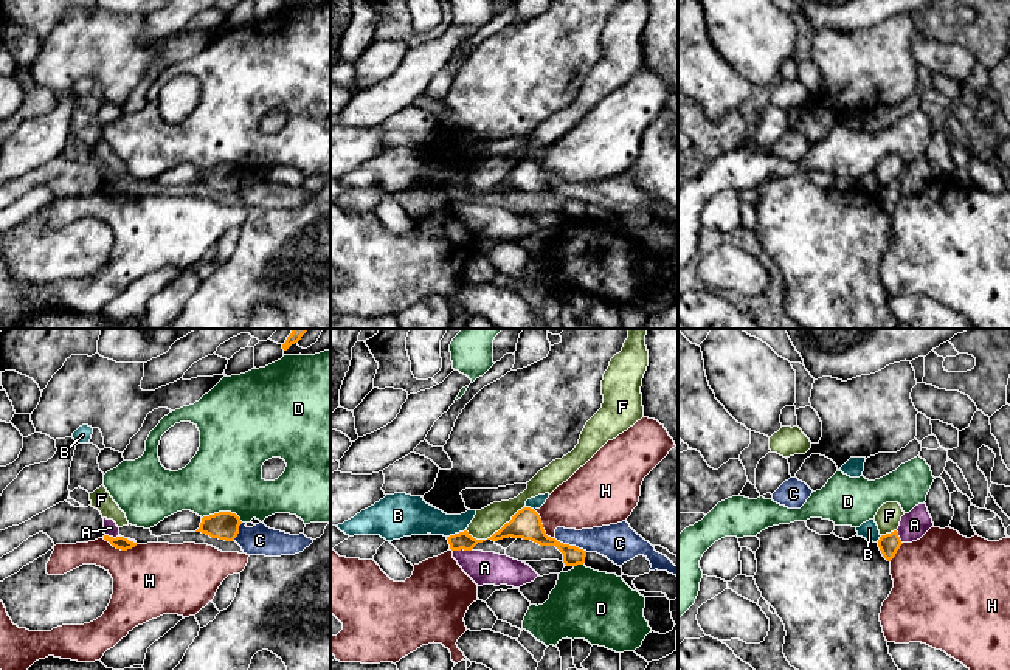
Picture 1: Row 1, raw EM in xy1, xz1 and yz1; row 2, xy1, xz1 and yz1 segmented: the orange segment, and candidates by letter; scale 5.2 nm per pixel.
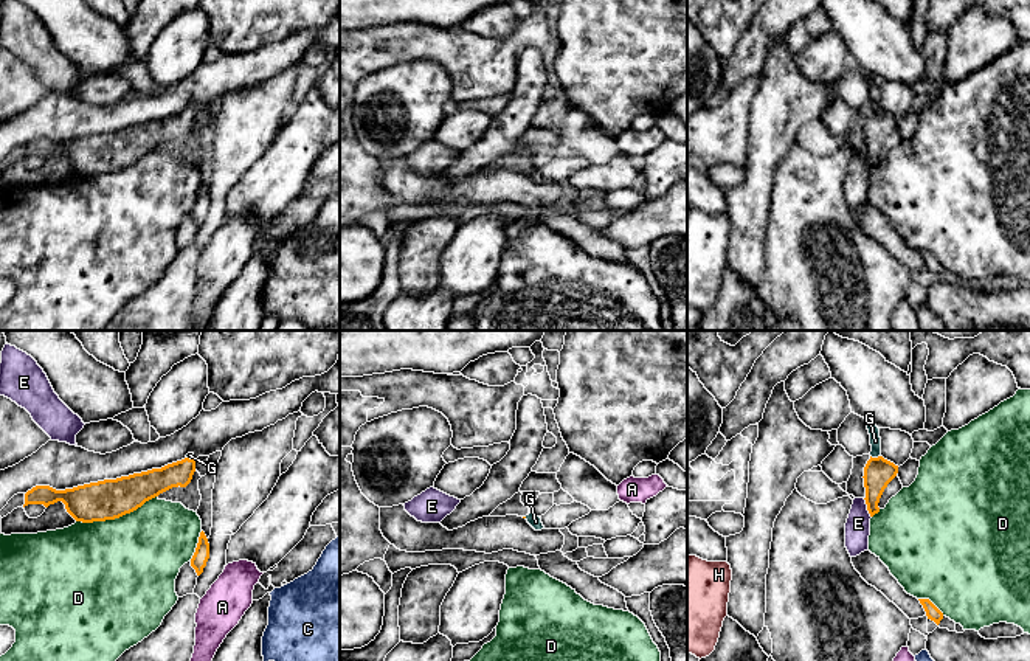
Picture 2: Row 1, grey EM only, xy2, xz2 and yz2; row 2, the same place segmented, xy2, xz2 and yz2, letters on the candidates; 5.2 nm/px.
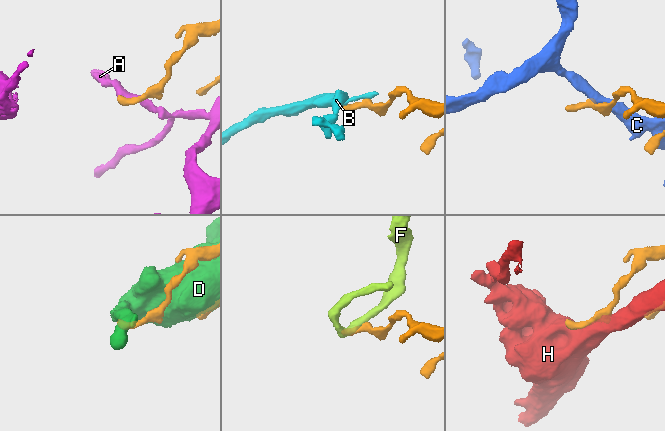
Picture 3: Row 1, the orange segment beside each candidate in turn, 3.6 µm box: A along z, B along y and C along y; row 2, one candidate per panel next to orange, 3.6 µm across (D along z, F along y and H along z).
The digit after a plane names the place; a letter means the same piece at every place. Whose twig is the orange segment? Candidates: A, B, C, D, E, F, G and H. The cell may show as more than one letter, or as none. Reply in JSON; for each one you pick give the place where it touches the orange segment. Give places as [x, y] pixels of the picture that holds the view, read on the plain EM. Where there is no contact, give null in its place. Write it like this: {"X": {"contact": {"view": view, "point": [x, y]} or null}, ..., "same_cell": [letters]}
{"G": {"contact": {"view": "yz2", "point": [875, 110]}}, "same_cell": ["G"]}

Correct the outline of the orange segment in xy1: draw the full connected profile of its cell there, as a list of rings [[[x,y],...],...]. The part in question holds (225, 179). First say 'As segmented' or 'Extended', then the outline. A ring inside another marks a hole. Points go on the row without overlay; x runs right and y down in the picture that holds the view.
As segmented. [[[219,164],[203,169],[200,180],[195,185],[209,188],[225,194],[233,194],[239,186],[240,171],[231,164]]]

